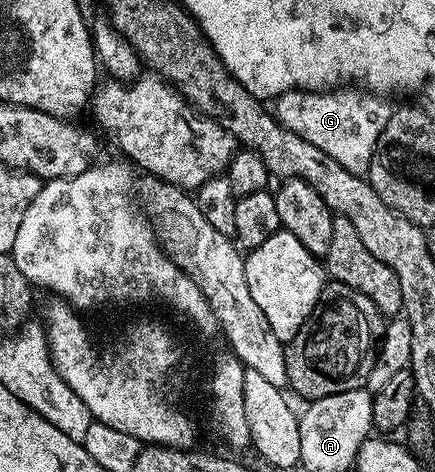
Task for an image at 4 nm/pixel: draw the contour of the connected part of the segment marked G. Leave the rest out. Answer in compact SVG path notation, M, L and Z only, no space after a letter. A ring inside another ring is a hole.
M366 89L334 91L287 91L273 103L275 120L285 129L297 133L309 145L317 145L321 153L333 157L337 165L349 169L351 175L366 176L377 141L393 110L386 98Z

